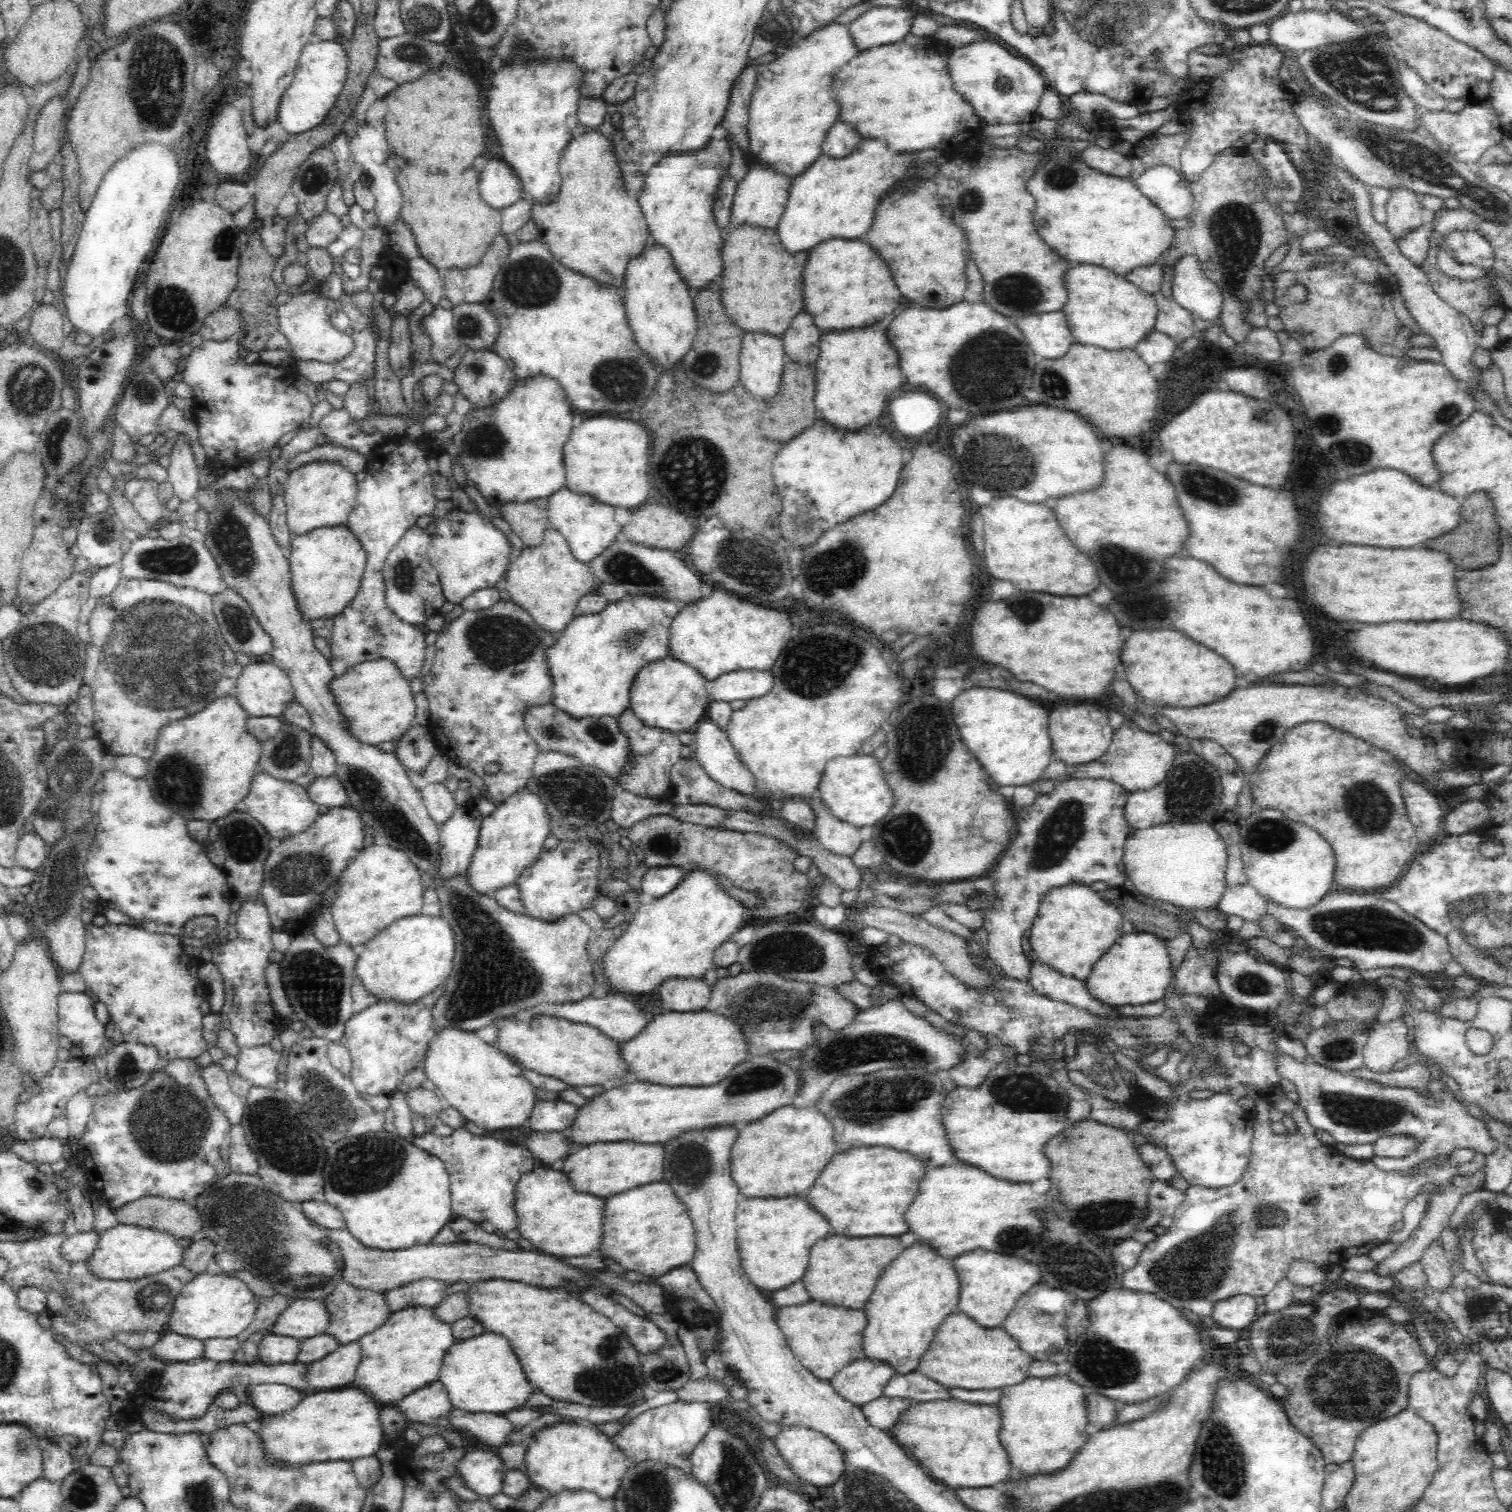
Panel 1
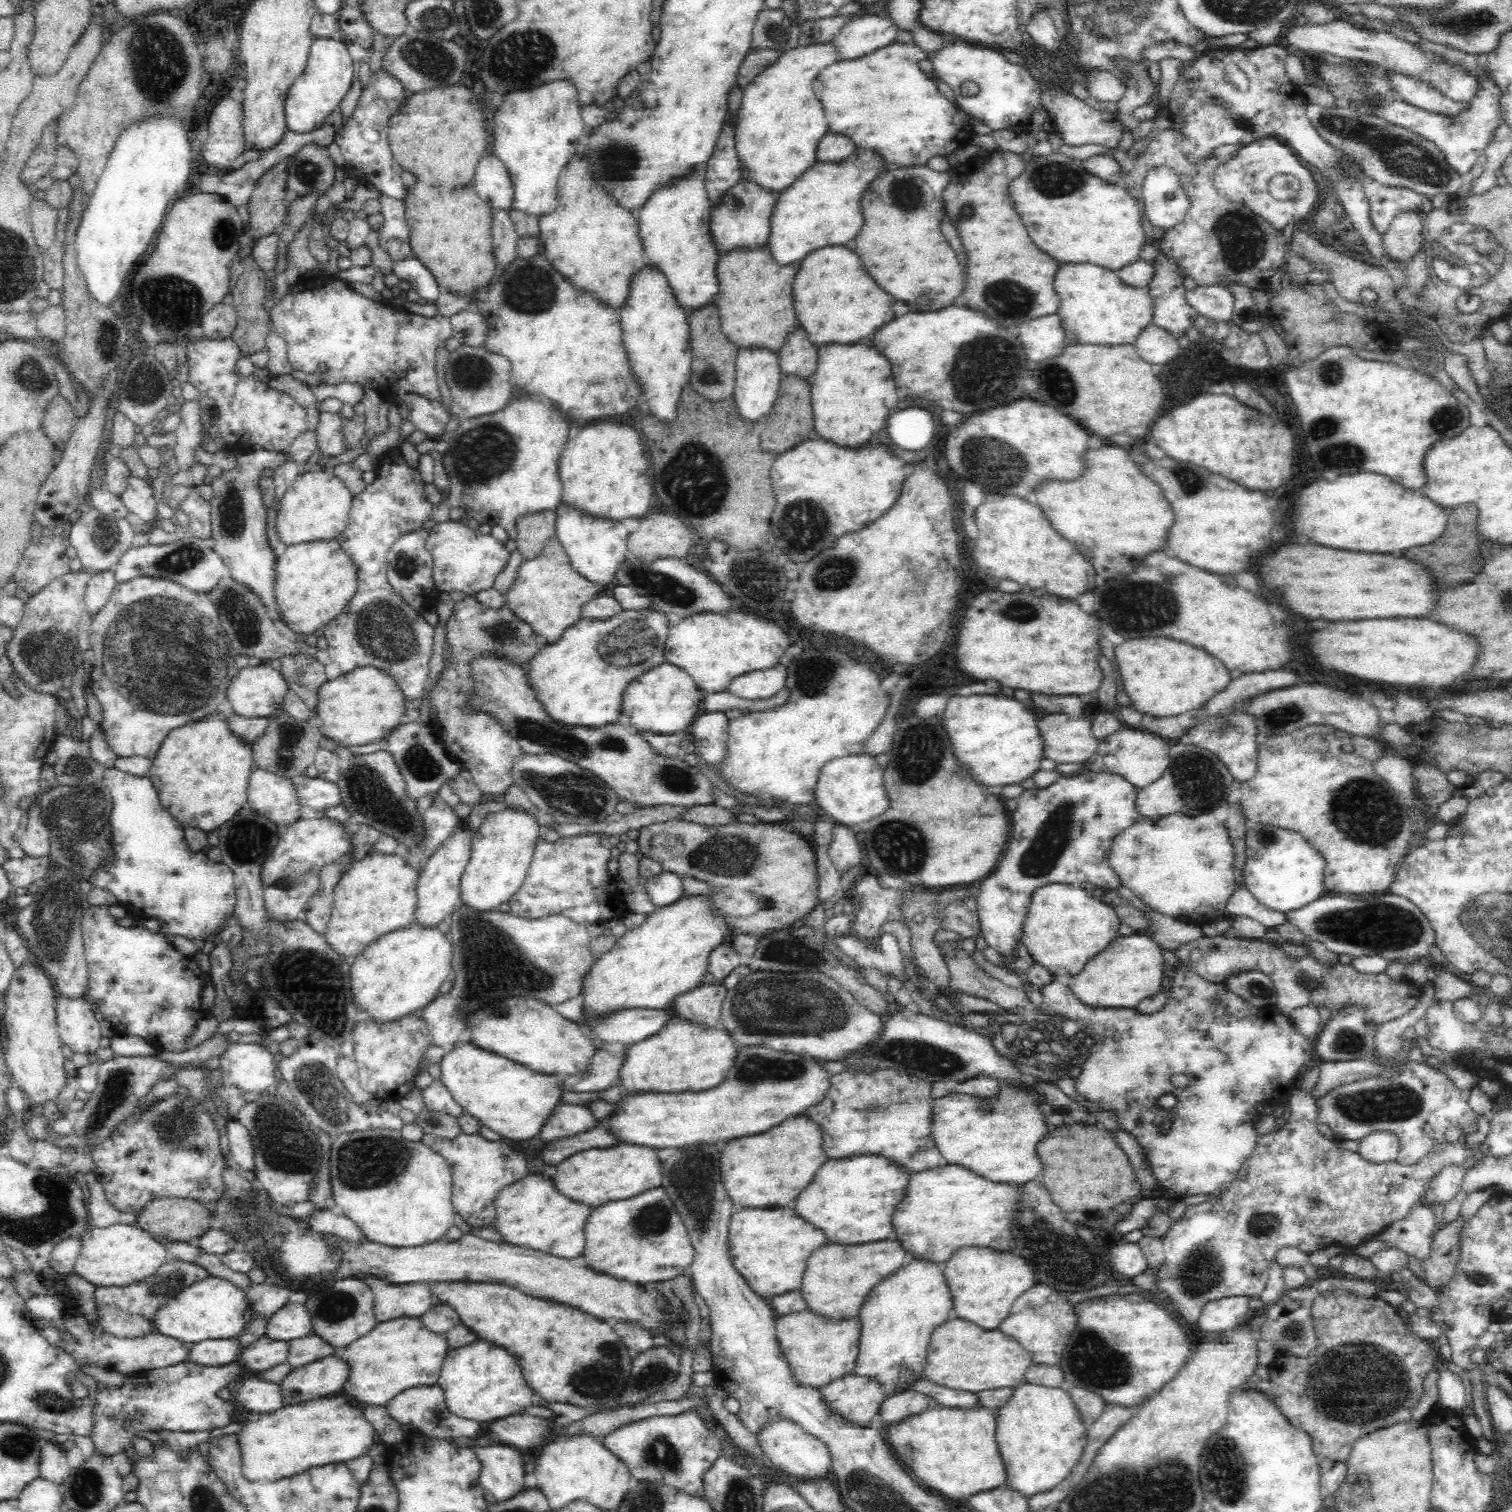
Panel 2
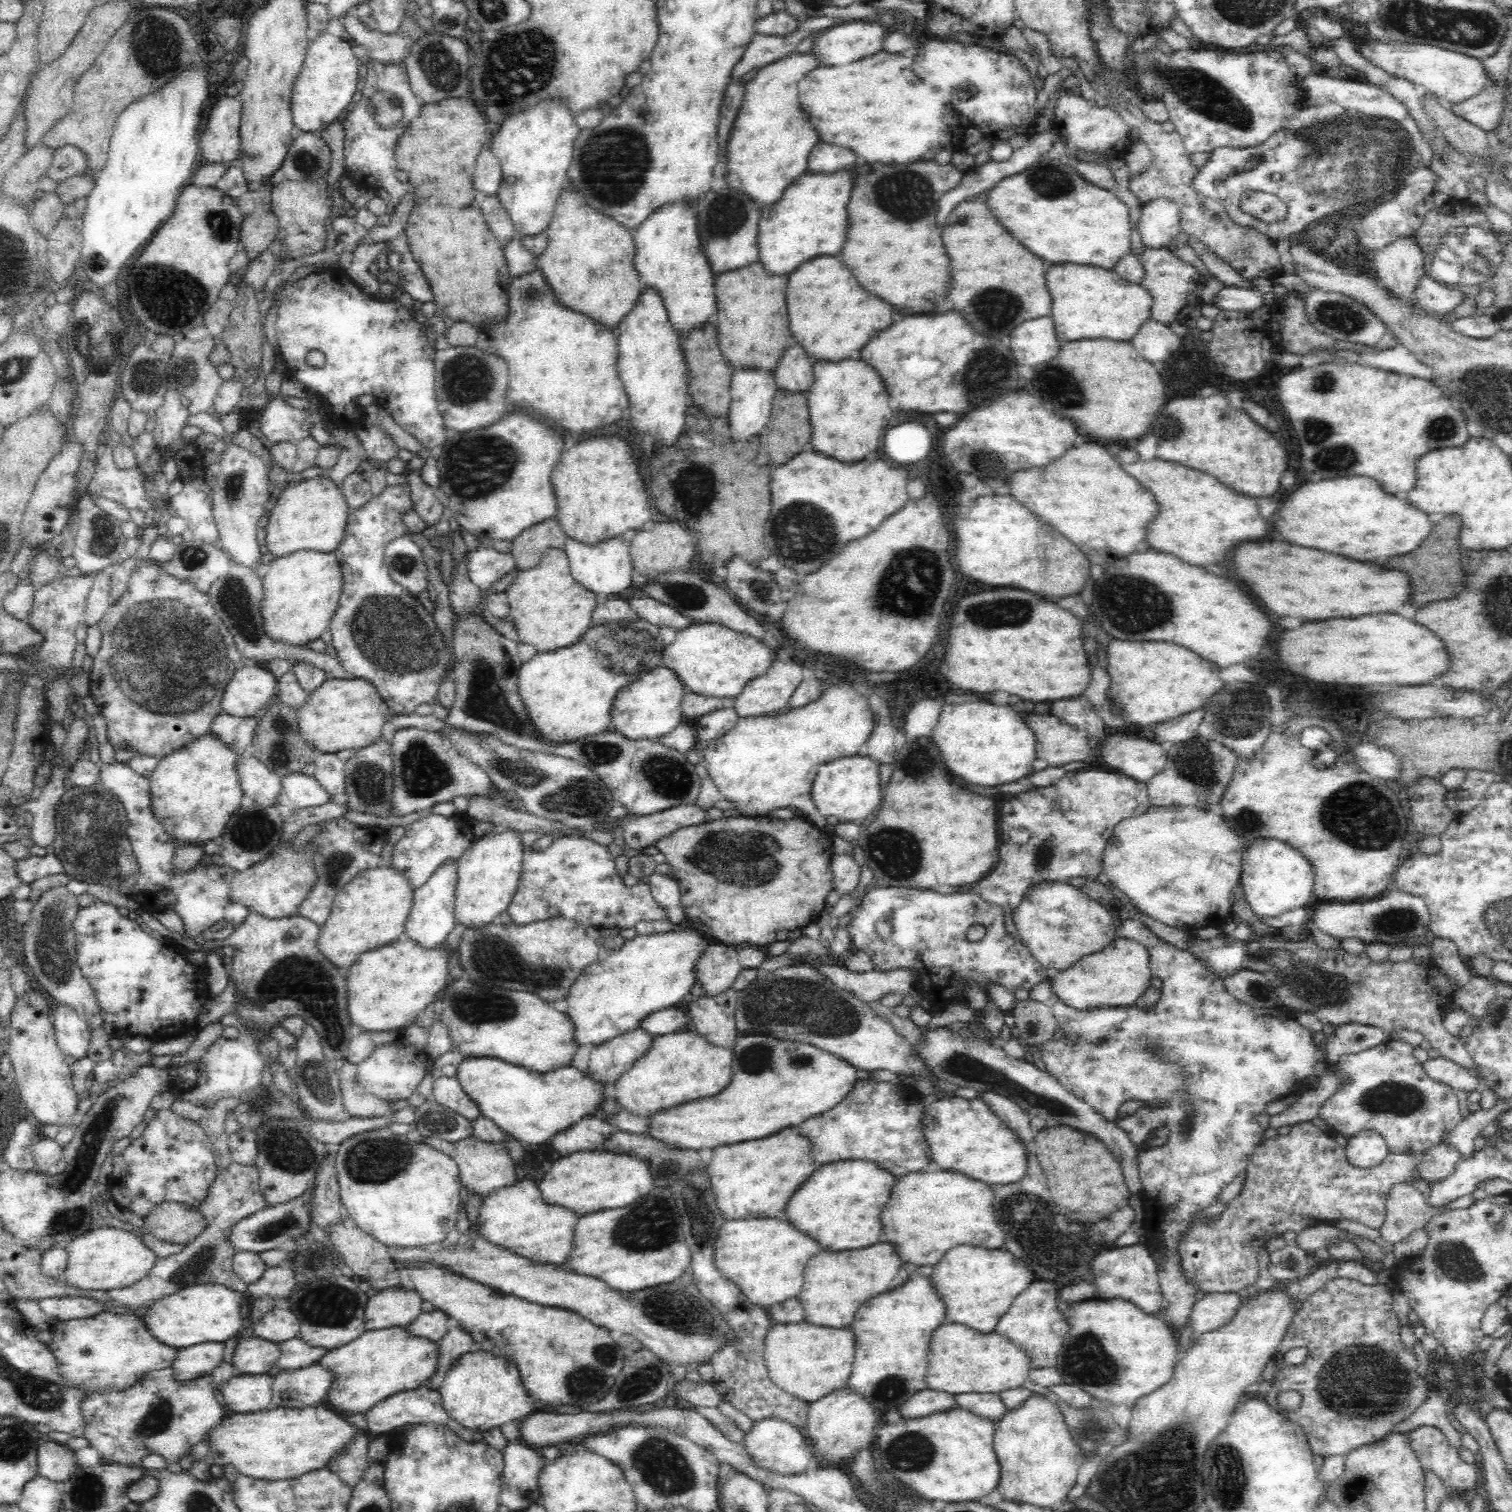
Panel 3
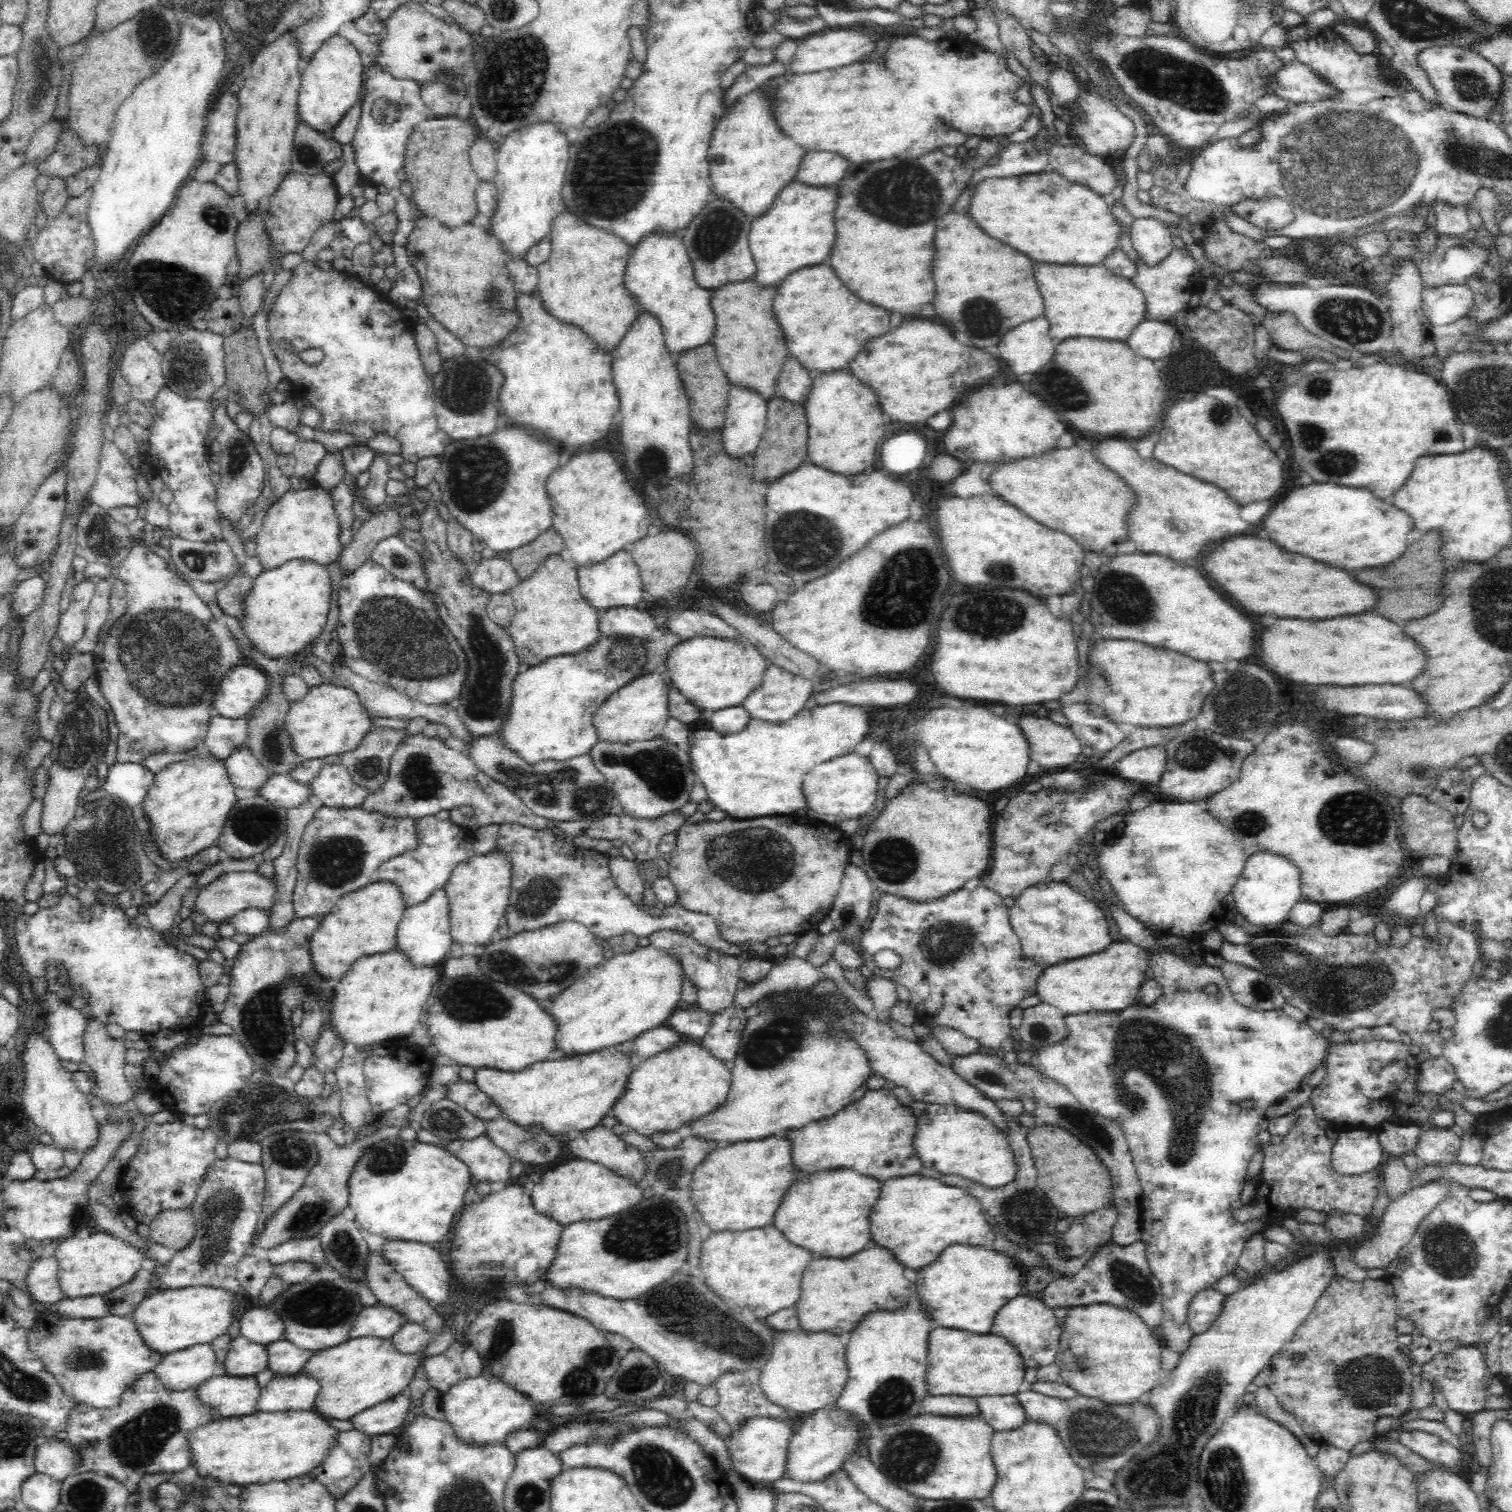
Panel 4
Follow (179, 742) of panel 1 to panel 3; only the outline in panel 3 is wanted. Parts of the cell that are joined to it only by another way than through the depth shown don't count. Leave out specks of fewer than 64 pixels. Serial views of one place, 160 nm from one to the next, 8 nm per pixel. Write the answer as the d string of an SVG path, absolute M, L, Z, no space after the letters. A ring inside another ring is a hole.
M207 733L202 738L198 738L196 742L184 746L182 750L176 750L176 752L160 758L158 766L149 776L151 811L156 820L164 827L176 848L182 848L188 844L203 846L204 842L222 836L228 821L245 801L236 776L235 762L238 757L238 754L234 754L219 740Z

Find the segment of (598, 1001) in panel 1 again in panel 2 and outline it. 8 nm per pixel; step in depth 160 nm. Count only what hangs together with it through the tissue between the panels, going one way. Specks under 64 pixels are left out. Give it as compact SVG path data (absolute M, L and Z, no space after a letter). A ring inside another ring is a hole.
M634 1009L616 1012L602 1022L587 1024L603 1042L621 1042L632 1045L654 1034L668 1024L666 1009Z

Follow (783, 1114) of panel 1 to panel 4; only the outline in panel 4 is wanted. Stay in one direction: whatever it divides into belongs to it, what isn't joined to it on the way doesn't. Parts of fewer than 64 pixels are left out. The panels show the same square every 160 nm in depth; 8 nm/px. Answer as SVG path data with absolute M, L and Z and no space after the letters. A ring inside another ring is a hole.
M783 1135L738 1141L710 1152L692 1169L688 1187L700 1224L710 1232L746 1232L773 1224L782 1198L798 1176L792 1172L789 1142Z

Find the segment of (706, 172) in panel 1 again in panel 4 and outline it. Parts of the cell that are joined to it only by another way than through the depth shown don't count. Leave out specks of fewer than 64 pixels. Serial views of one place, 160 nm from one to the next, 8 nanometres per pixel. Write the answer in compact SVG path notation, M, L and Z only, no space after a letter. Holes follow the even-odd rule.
M651 235L631 253L623 276L625 290L639 312L653 316L660 323L665 347L676 360L690 350L709 344L715 329L710 292L697 286L691 260L678 235Z

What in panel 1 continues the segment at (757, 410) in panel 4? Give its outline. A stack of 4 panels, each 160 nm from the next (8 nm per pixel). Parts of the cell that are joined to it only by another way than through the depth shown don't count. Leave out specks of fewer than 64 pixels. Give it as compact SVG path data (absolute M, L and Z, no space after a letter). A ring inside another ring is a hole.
M761 332L744 333L739 354L739 382L753 400L767 404L776 397L783 377L785 359L781 338Z

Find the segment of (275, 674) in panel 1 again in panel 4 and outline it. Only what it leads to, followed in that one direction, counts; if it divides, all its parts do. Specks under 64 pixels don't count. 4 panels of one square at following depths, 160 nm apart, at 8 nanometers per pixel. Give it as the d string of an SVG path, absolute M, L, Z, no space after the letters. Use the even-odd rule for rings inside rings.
M236 664L217 684L211 698L215 714L228 719L247 718L267 693L267 673L255 664Z

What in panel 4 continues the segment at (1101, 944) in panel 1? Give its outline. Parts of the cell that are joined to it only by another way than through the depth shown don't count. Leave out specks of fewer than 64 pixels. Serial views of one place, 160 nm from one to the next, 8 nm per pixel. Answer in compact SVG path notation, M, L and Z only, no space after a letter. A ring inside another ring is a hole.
M1042 880L1024 889L1009 909L1009 922L1018 935L1025 957L1044 967L1102 952L1112 944L1104 912L1064 881ZM1072 922L1072 928L1066 924Z

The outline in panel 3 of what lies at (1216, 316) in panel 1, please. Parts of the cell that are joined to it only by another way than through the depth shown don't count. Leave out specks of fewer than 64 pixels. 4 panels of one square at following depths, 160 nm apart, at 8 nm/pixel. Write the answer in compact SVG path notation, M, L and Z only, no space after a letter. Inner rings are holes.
M1225 285L1218 298L1212 302L1214 306L1222 309L1234 309L1237 311L1253 312L1266 305L1266 292L1257 287L1238 287Z

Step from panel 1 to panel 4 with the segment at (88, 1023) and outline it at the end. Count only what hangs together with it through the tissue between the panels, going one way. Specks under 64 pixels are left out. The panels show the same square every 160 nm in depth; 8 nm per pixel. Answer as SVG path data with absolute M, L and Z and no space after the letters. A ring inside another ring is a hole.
M64 1004L58 1005L49 1010L46 1016L46 1024L43 1031L44 1037L47 1039L49 1046L56 1052L56 1057L61 1062L74 1062L81 1064L85 1060L85 1044L83 1036L86 1030L87 1020L81 1015L81 1012L70 1008Z

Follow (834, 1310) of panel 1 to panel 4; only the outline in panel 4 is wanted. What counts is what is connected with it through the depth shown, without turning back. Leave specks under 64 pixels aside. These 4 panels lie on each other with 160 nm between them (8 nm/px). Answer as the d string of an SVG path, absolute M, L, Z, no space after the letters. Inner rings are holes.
M836 1333L778 1334L774 1340L772 1356L760 1371L759 1385L764 1391L764 1397L776 1407L798 1414L812 1415L831 1408L843 1392L848 1378L844 1349L845 1340Z

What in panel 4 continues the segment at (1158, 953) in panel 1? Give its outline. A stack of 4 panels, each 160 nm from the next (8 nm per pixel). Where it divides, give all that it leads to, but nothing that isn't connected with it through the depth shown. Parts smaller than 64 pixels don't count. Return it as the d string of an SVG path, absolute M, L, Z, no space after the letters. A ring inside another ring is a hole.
M1116 941L1094 956L1043 967L1042 974L1036 980L1035 995L1039 1002L1060 1009L1065 1016L1110 1010L1120 1012L1136 1002L1138 988L1146 980L1146 968L1149 968L1147 950L1132 942Z

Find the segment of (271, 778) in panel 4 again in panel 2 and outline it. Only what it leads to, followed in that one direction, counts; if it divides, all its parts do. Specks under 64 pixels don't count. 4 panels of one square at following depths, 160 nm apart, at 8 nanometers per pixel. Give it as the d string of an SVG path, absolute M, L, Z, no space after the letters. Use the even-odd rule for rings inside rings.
M306 774L293 780L297 803L316 810L341 804L338 785L322 778L310 778Z

